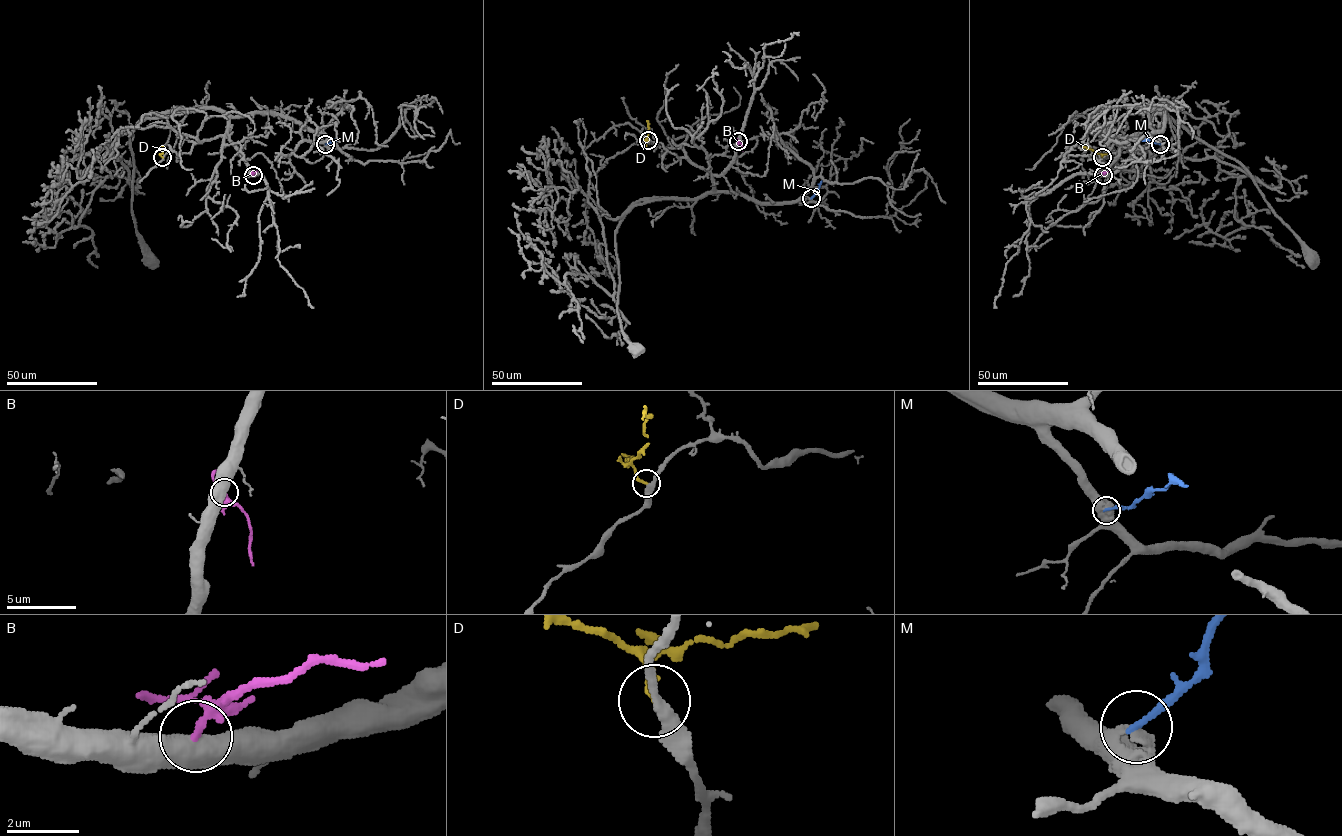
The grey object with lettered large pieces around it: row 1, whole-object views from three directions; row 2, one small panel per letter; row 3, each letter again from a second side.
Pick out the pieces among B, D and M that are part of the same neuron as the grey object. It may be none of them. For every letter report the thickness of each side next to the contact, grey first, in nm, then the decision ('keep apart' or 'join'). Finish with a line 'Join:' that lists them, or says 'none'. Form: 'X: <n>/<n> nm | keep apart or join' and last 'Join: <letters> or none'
B: 550/190 nm | keep apart
D: 360/200 nm | keep apart
M: 480/200 nm | keep apart
Join: none

